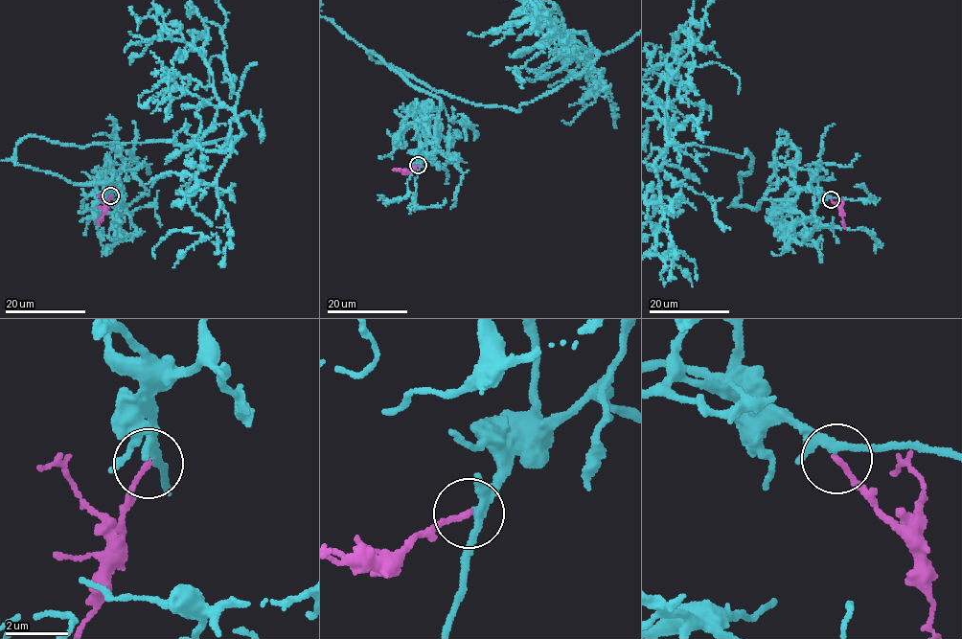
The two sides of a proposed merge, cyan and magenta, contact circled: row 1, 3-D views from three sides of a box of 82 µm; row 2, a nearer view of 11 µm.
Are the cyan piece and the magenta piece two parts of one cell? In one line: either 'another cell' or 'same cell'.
another cell

